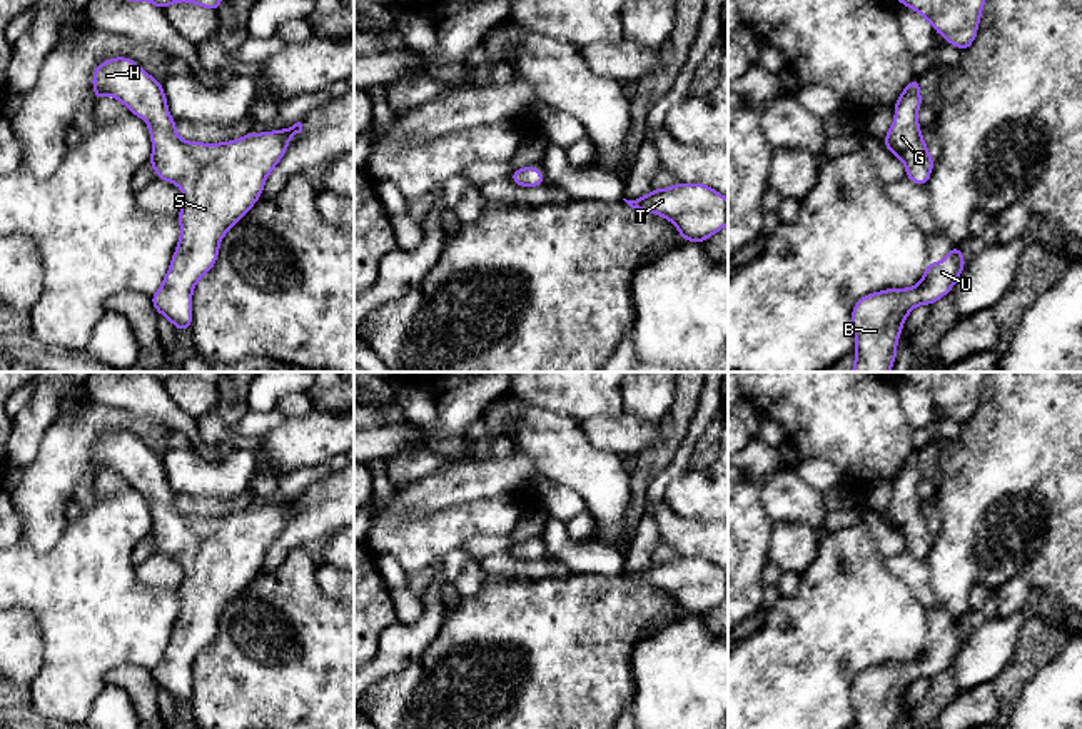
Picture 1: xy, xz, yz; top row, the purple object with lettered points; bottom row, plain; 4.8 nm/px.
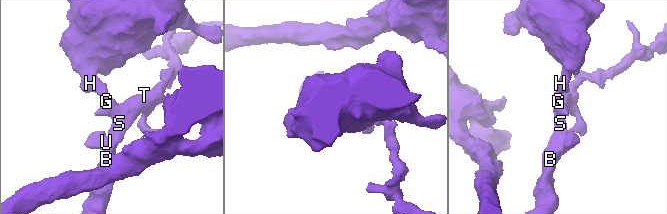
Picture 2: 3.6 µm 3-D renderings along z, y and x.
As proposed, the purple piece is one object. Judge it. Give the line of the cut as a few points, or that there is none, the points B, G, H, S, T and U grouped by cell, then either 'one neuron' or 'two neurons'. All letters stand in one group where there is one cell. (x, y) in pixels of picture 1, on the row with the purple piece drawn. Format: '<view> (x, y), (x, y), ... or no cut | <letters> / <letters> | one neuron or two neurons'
no cut | B G H S T U | one neuron

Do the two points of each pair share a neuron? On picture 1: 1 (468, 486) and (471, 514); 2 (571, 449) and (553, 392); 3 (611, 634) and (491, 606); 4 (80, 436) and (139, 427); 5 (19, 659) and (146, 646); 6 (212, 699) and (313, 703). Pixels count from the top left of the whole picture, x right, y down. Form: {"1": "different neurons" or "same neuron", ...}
{"1": "different neurons", "2": "different neurons", "3": "same neuron", "4": "same neuron", "5": "different neurons", "6": "same neuron"}

